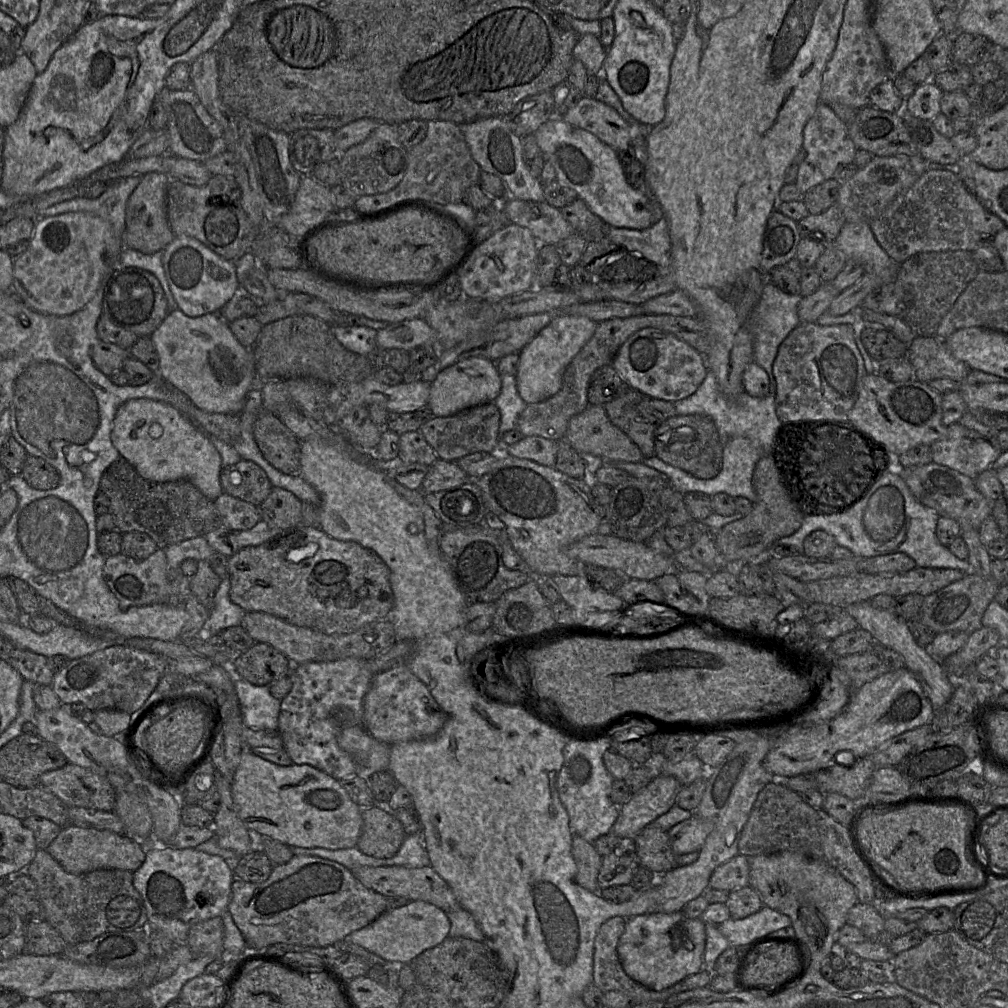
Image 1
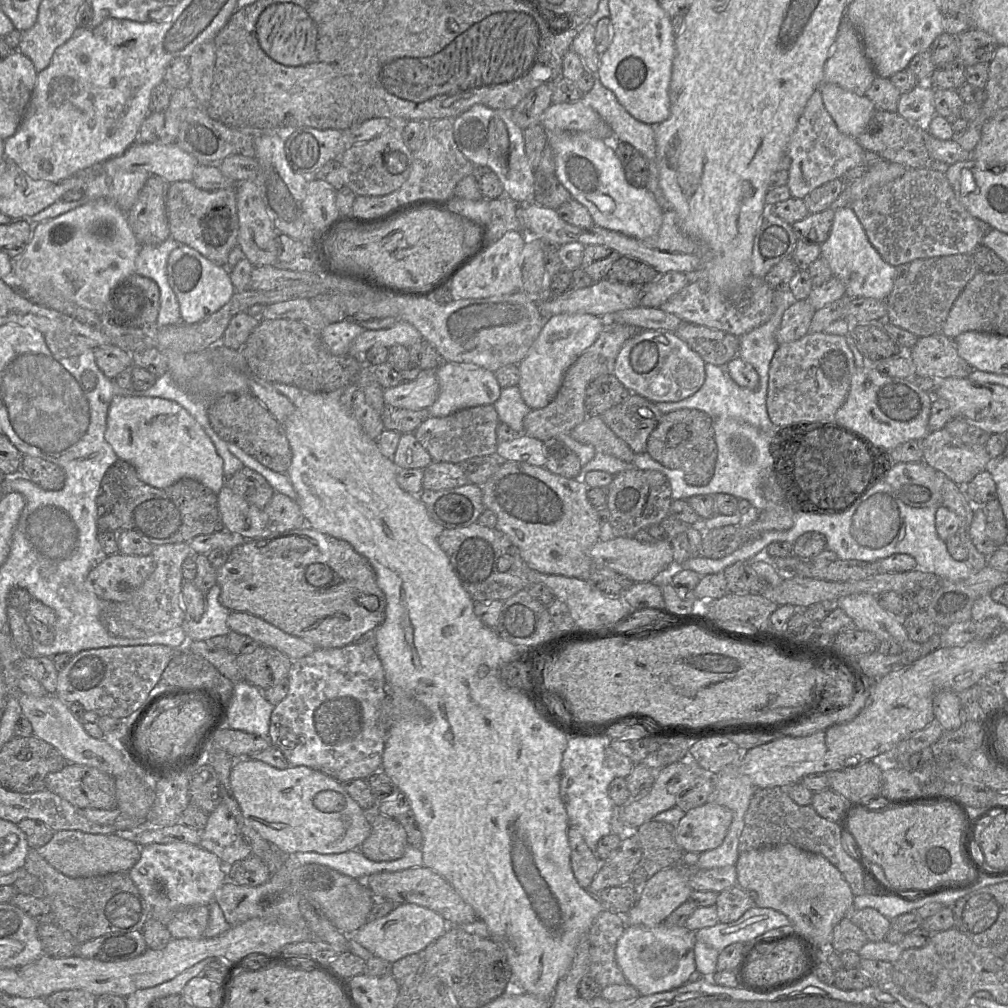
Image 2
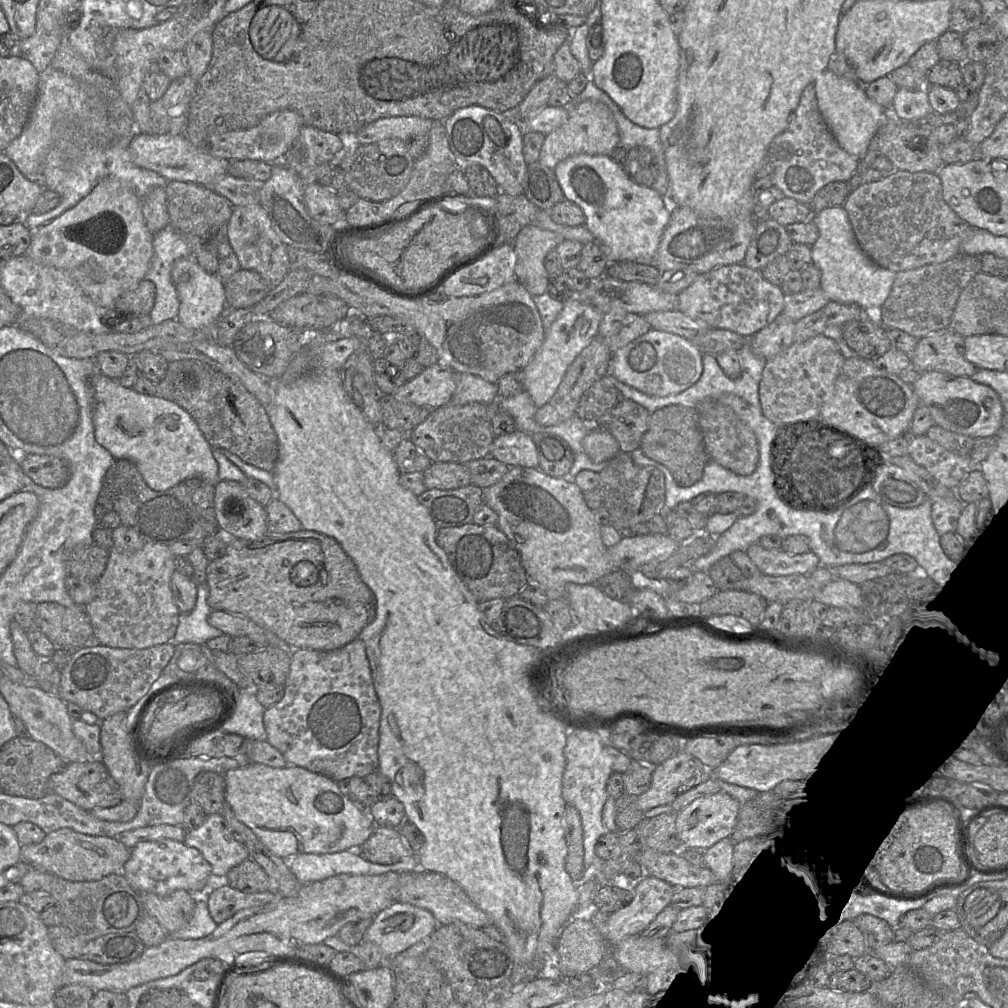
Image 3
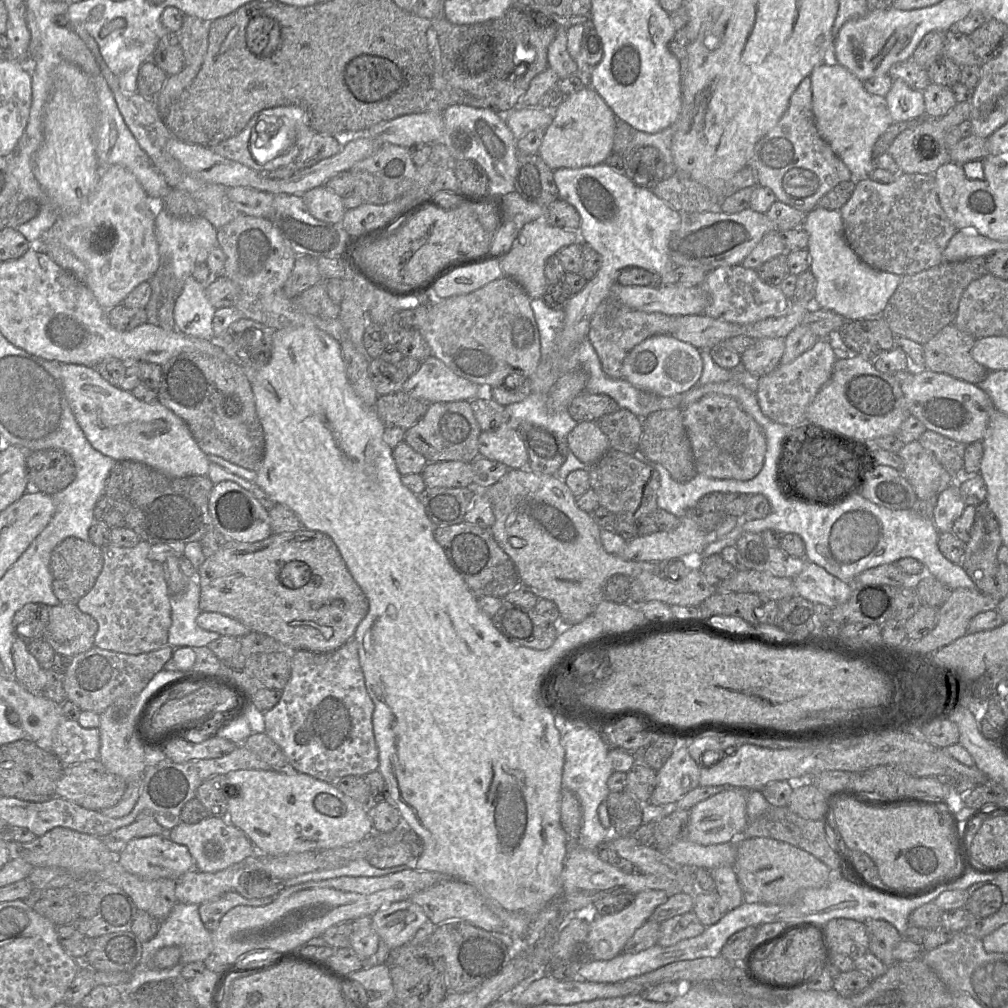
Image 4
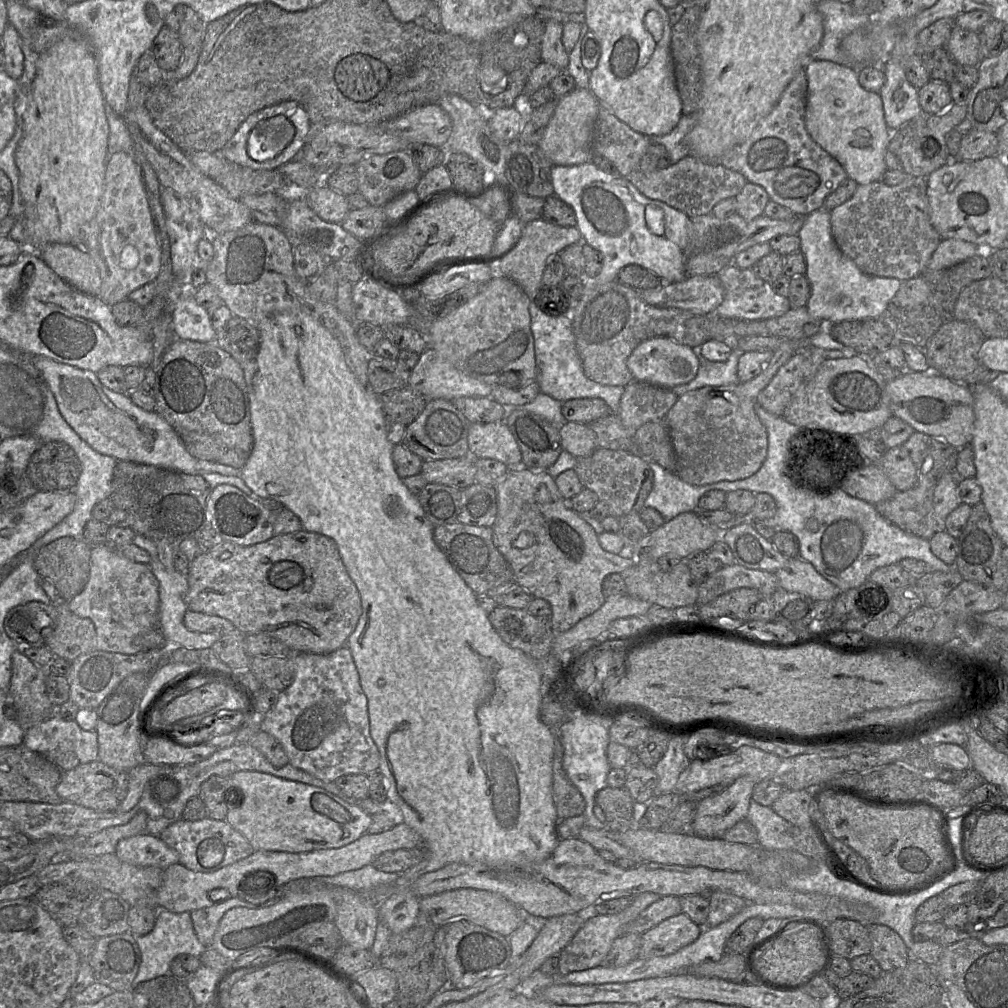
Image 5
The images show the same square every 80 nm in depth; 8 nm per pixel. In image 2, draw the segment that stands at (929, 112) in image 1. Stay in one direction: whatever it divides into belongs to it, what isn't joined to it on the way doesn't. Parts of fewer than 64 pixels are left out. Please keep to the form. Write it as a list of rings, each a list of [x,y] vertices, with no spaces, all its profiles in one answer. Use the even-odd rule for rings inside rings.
[[[919,83],[910,92],[900,95],[896,113],[927,131],[932,117],[936,115],[934,91],[928,83]]]

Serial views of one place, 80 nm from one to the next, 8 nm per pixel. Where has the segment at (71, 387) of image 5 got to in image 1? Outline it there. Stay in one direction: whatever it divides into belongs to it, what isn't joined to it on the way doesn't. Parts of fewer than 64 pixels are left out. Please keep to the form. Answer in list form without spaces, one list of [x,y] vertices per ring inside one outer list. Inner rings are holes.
[[[148,398],[130,399],[115,414],[110,433],[113,446],[144,479],[155,482],[188,480],[214,501],[222,492],[221,456],[203,432],[172,405]]]

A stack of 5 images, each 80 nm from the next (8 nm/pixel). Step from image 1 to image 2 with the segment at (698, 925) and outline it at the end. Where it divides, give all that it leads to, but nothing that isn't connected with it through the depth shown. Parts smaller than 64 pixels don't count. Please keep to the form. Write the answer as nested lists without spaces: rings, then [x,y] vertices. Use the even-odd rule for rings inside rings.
[[[626,926],[615,948],[615,961],[627,980],[642,996],[679,988],[697,971],[694,948],[696,931],[685,926]]]

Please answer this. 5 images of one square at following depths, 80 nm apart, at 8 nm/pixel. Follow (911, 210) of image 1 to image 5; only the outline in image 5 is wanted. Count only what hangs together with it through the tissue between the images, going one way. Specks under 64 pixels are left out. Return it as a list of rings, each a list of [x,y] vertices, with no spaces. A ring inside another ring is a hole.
[[[907,176],[896,186],[881,181],[858,185],[849,200],[829,213],[835,244],[867,275],[900,281],[918,276],[942,240],[930,223],[925,177]]]

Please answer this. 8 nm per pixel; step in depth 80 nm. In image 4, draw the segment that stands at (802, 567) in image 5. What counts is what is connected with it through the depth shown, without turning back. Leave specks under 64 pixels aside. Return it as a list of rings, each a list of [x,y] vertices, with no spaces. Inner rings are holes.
[[[806,562],[804,569],[792,580],[796,595],[829,608],[845,603],[852,593],[852,584],[843,582],[812,562]]]

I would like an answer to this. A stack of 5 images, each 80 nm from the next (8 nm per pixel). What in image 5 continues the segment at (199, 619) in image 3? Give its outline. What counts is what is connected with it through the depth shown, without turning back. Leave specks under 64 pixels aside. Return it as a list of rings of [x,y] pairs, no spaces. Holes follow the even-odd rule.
[[[136,534],[132,544],[147,551],[151,557],[149,567],[159,582],[158,621],[169,648],[172,646],[182,646],[186,649],[211,648],[212,645],[221,637],[221,635],[192,632],[188,630],[183,623],[184,615],[188,610],[185,603],[185,596],[189,588],[187,575],[183,575],[176,570],[166,570],[158,559],[156,543],[152,540],[140,534]]]

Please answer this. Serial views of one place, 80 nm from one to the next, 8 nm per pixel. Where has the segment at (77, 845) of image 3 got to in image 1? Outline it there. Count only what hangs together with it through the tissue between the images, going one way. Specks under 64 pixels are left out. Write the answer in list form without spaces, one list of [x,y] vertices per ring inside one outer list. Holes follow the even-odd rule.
[[[69,825],[62,828],[46,851],[67,872],[82,874],[98,869],[120,869],[134,872],[144,863],[149,848],[152,848],[151,840],[139,841],[125,834],[117,834],[105,829]]]

